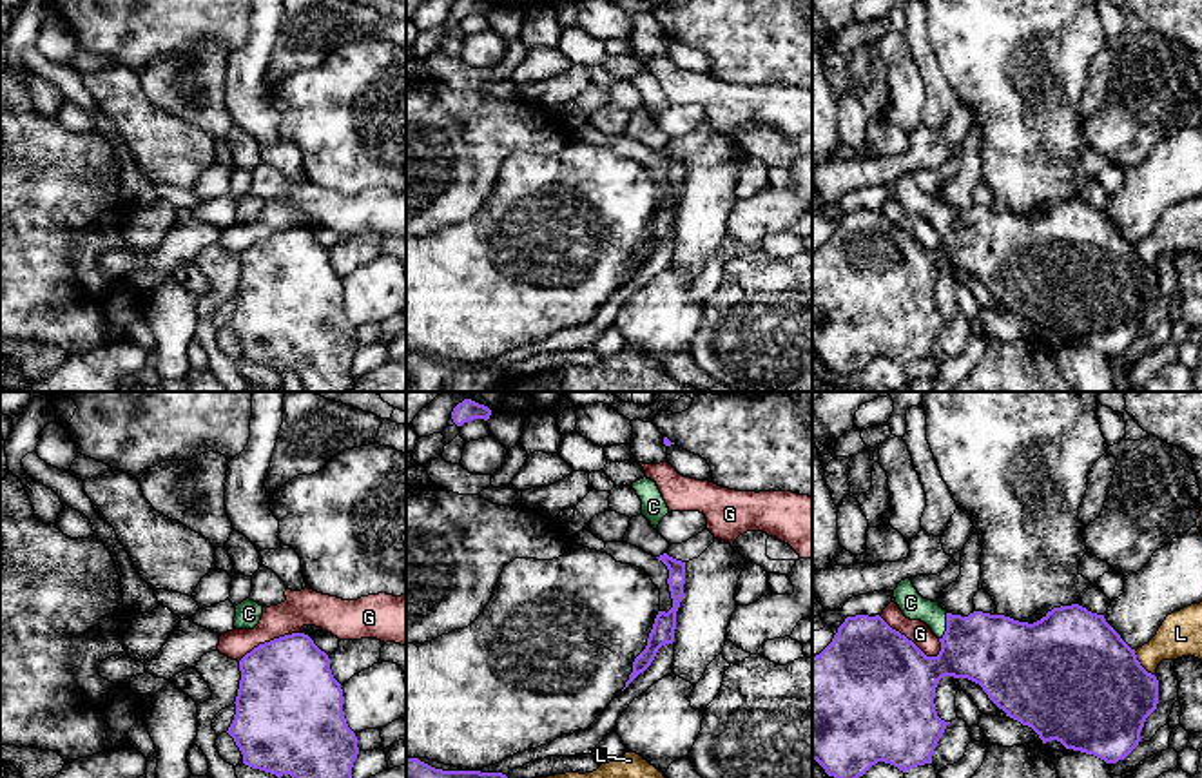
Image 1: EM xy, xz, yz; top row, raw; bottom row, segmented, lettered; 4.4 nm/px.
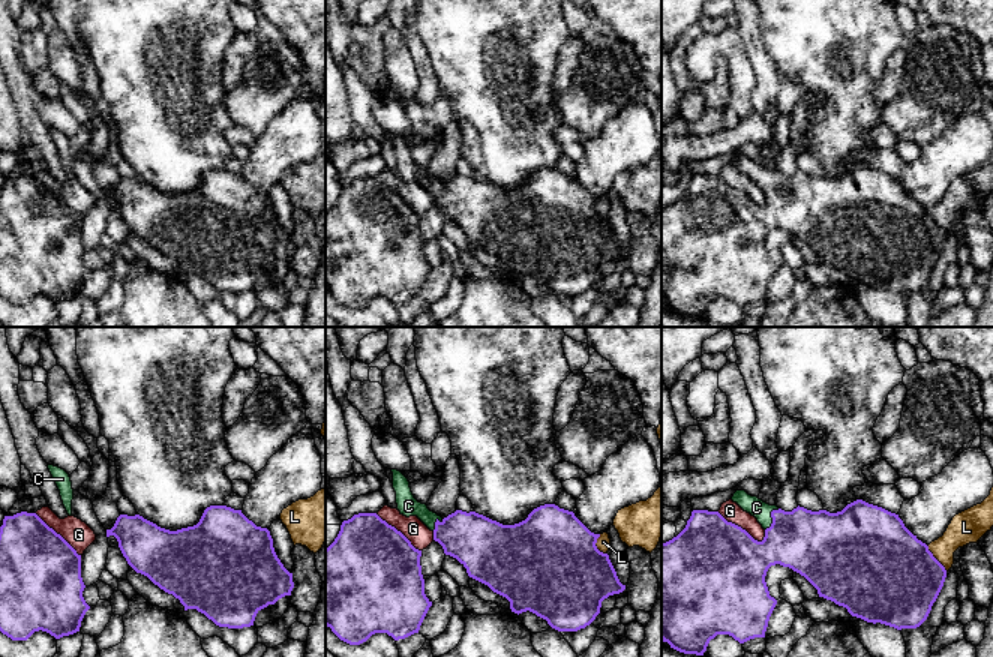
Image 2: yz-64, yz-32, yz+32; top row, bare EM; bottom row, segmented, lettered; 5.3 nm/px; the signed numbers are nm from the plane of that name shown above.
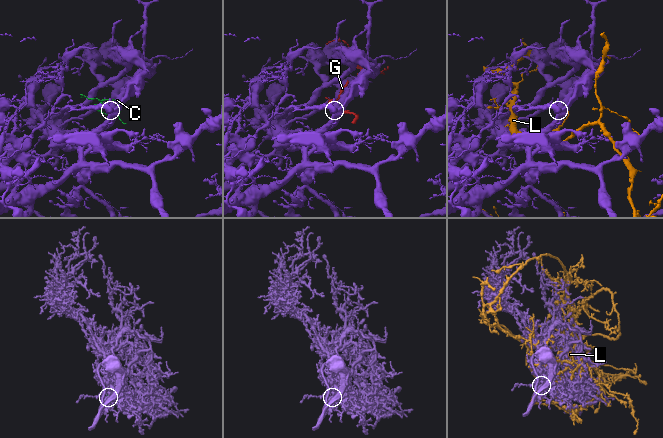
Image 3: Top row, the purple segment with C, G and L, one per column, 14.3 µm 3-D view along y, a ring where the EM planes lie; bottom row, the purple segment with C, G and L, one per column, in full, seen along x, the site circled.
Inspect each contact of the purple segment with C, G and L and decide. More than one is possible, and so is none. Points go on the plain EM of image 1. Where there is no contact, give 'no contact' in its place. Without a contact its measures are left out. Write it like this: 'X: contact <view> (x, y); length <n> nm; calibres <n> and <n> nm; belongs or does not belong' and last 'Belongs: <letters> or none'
C: contact yz (947, 220); length 120 nm; calibres 320 and 110 nm; belongs
G: contact yz (907, 233); length 320 nm; calibres 500 and 100 nm; does not belong
L: contact yz (1139, 258); length 140 nm; calibres 500 and 190 nm; does not belong
Belongs: C

